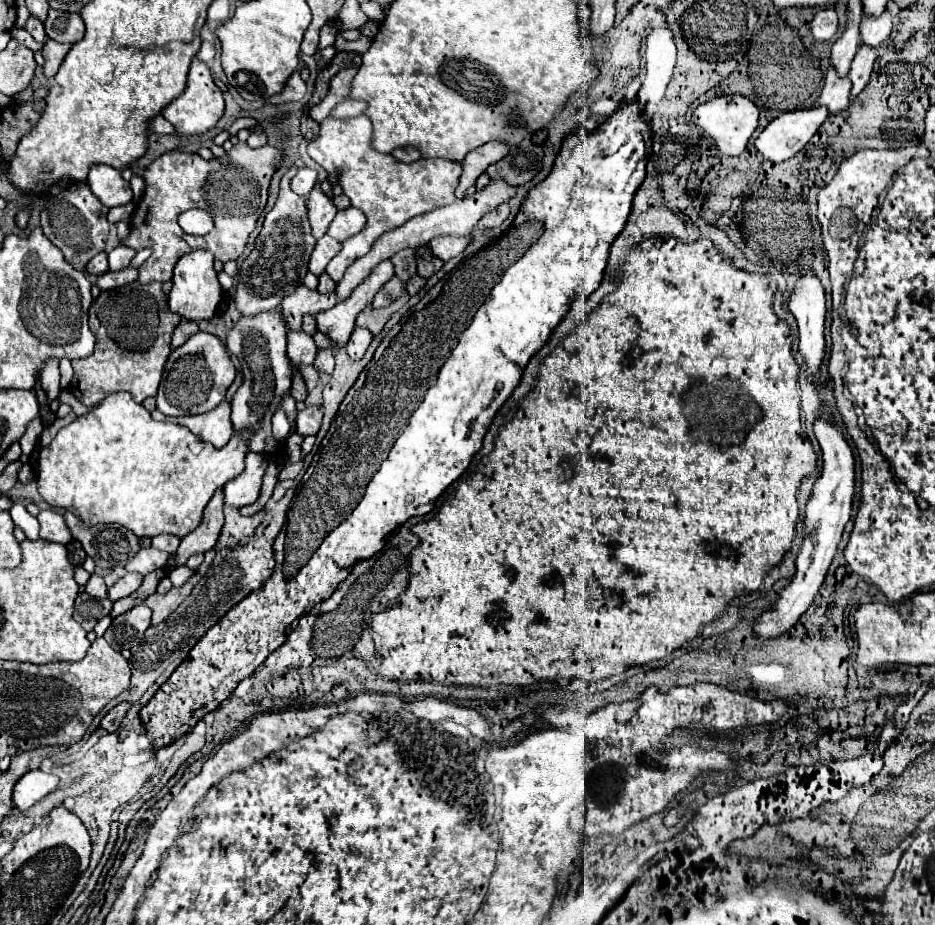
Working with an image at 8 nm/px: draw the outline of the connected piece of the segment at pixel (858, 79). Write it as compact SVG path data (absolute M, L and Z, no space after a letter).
M859 45L859 51L857 51L857 55L851 63L851 71L849 71L849 79L853 81L851 99L857 97L861 93L861 89L869 83L875 59L877 59L877 49L869 49L869 45Z

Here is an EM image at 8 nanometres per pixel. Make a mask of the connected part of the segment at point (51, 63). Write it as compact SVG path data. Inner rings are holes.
M47 39L45 41L45 47L43 47L43 57L45 57L45 65L43 65L43 75L51 81L55 77L55 73L59 71L59 65L63 63L67 51L71 49L69 43L57 43L57 41L51 41Z

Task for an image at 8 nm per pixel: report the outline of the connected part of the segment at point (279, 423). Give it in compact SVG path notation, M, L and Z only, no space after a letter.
M277 409L271 418L273 437L277 437L277 441L281 441L281 445L285 445L287 437L289 437L289 421L285 417L285 411L283 409Z

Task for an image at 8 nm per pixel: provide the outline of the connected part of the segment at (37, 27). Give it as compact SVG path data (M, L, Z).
M29 17L27 19L27 23L25 23L25 27L23 27L37 43L43 43L45 41L45 31L43 31L43 23L41 21L37 21L37 17Z

